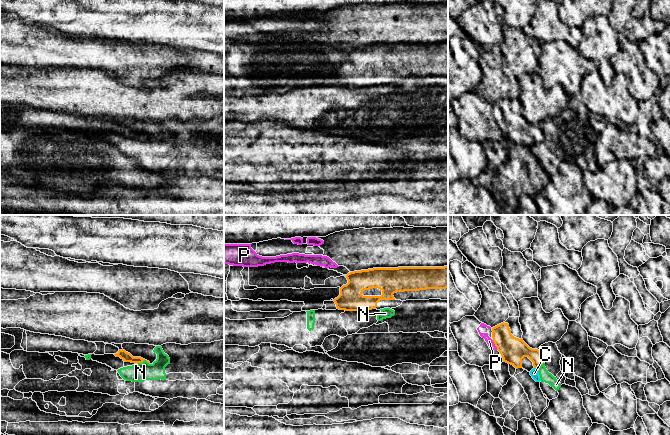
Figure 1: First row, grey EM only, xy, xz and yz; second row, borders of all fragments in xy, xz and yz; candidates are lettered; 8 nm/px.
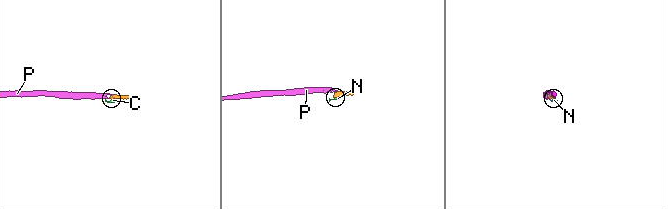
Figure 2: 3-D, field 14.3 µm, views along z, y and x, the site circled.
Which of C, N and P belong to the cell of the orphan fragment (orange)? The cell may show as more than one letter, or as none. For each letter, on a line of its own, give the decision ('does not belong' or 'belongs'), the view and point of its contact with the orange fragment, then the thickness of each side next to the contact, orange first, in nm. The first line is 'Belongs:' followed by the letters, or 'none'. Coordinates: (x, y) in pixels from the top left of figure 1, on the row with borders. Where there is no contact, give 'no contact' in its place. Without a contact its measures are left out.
Belongs: none
C: does not belong; meets orange in yz at (536, 367); 200 nm thick on the orange side, 70 nm on the other
N: does not belong; meets orange in xy at (143, 360); 80 nm thick on the orange side, 150 nm on the other
P: does not belong; meets orange in yz at (495, 345); 200 nm thick on the orange side, 50 nm on the other

